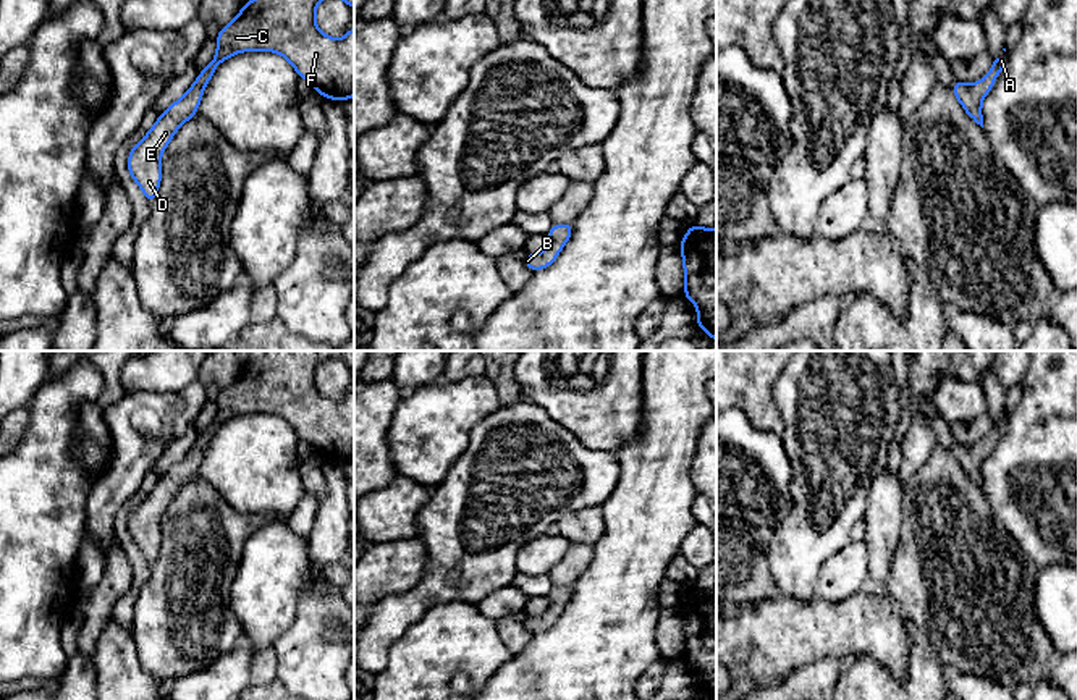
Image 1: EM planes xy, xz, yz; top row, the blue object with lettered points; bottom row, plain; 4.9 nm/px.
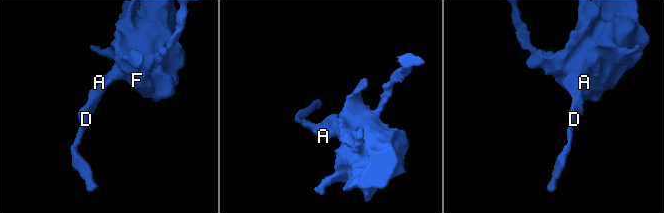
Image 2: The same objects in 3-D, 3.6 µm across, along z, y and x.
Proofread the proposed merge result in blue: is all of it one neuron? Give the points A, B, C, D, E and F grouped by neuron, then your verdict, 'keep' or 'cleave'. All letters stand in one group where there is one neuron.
A B C D E F; keep

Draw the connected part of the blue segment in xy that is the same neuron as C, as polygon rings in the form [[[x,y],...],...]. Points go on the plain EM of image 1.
[[[264,351],[220,391],[213,422],[129,512],[128,533],[149,566],[154,566],[158,556],[162,514],[178,490],[197,477],[204,451],[215,432],[234,415],[251,412],[280,415],[323,461],[346,464],[354,458],[354,390],[336,403],[315,386],[315,370],[327,359],[341,361],[354,372],[354,351]]]

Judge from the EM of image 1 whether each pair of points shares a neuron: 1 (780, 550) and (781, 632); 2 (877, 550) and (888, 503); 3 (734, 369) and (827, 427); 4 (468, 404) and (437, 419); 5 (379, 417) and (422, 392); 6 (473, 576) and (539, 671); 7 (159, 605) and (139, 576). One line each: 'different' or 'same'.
1: different
2: same
3: different
4: same
5: different
6: different
7: different

